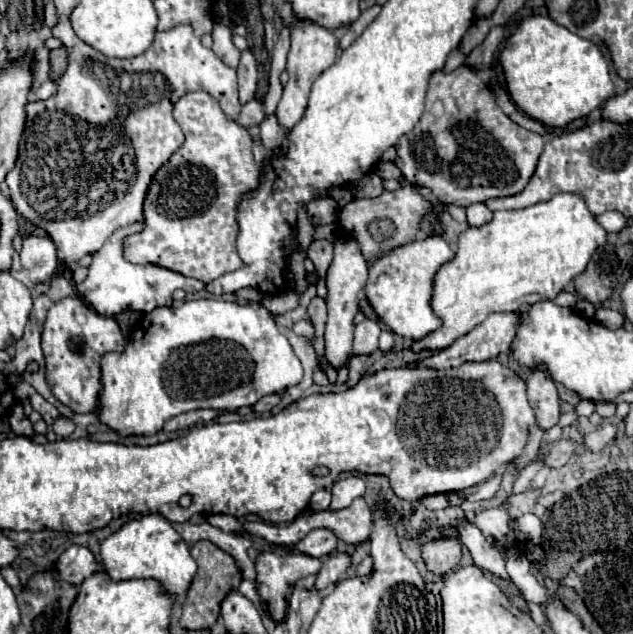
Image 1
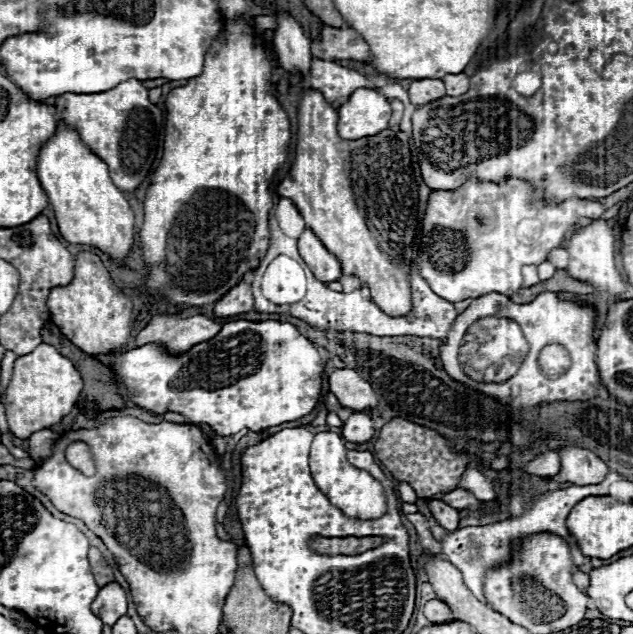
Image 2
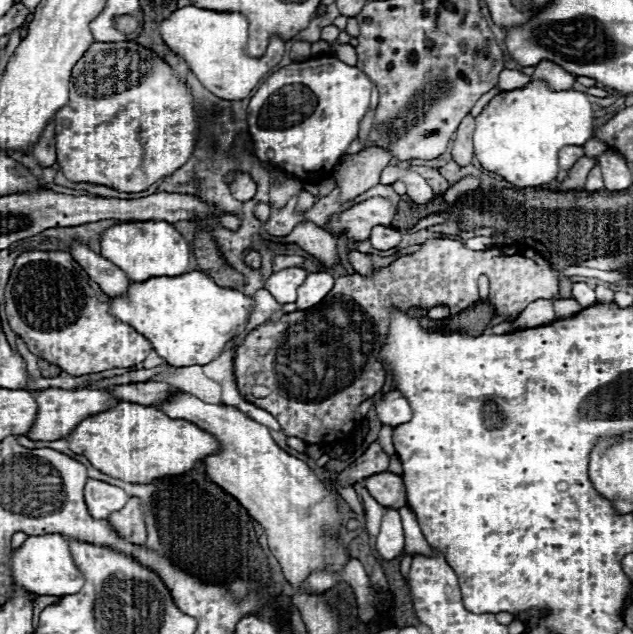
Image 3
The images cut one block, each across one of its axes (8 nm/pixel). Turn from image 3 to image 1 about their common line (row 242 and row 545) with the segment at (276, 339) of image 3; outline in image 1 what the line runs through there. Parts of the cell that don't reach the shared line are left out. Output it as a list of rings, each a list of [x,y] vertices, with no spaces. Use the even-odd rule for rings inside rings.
[[[454,526],[440,528],[440,536],[422,546],[422,558],[432,574],[444,576],[454,570],[462,560],[462,544]]]

